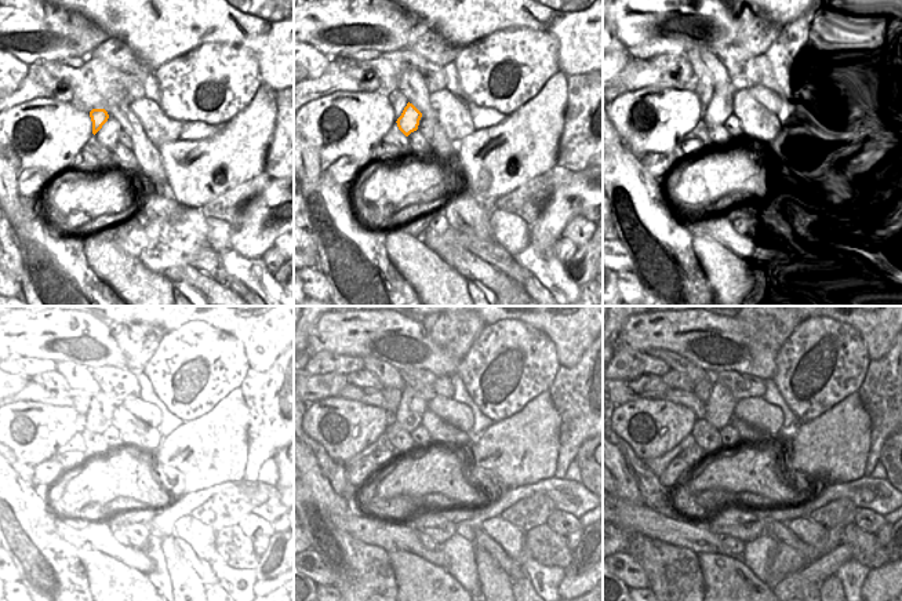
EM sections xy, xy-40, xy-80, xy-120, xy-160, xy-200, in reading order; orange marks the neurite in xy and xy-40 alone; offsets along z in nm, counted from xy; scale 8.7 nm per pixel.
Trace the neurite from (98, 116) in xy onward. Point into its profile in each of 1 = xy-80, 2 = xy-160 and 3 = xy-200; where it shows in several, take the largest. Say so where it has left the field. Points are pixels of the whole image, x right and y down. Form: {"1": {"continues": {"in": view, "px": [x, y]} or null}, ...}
{"1": {"continues": {"in": "xy-80", "px": [720, 108]}}, "2": {"continues": {"in": "xy-160", "px": [408, 415]}}, "3": {"continues": {"in": "xy-200", "px": [719, 408]}}}

